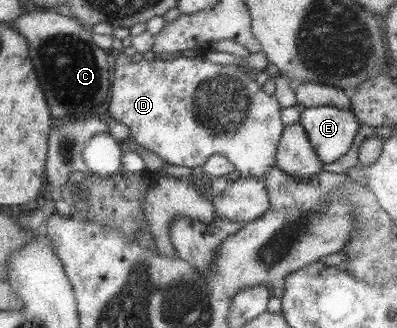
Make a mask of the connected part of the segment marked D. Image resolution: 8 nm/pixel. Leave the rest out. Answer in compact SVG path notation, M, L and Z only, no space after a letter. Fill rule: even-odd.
M128 53L111 56L109 96L105 108L113 120L129 129L129 138L137 146L155 153L167 165L187 168L203 167L211 154L221 154L233 164L241 177L264 181L265 172L275 166L277 143L282 133L281 108L274 94L267 94L251 79L248 71L238 64L213 64L200 57L156 57L132 62Z

